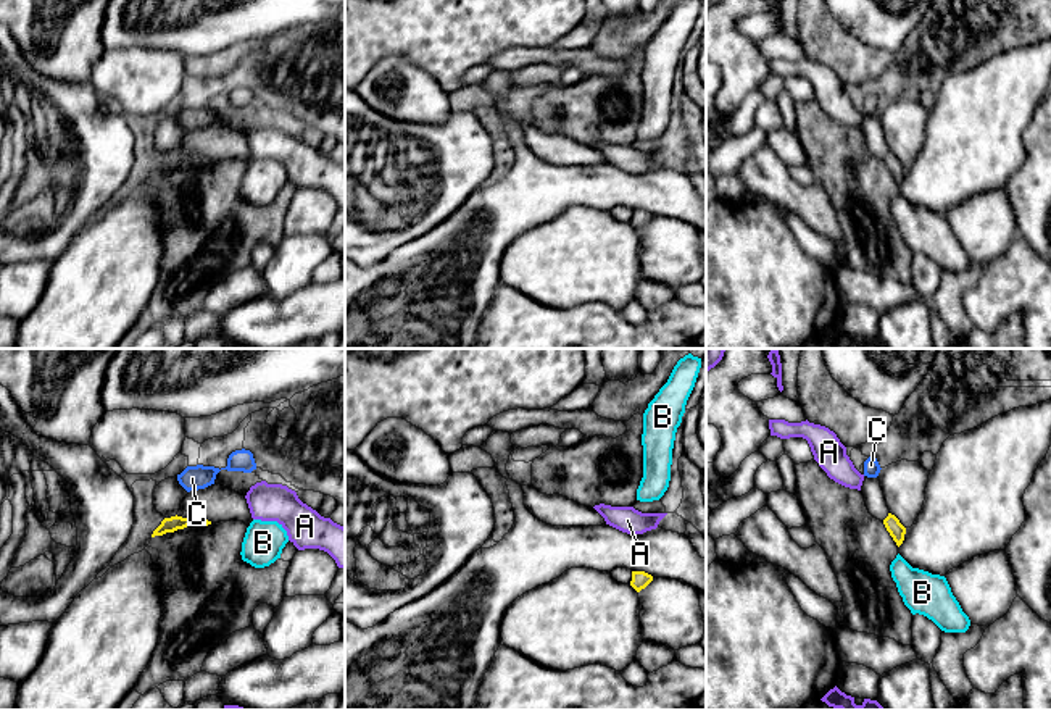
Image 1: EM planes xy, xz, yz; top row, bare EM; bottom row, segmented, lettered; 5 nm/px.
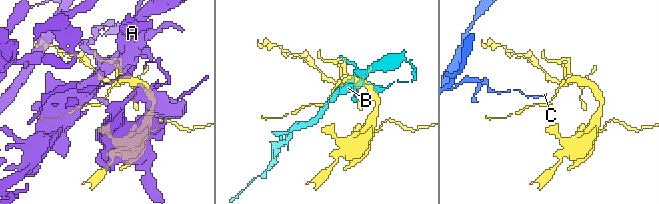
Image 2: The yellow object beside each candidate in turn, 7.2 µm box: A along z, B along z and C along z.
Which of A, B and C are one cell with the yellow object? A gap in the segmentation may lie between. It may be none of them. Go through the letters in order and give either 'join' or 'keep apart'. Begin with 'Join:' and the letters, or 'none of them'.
Join: none of them
A: keep apart
B: keep apart
C: keep apart

